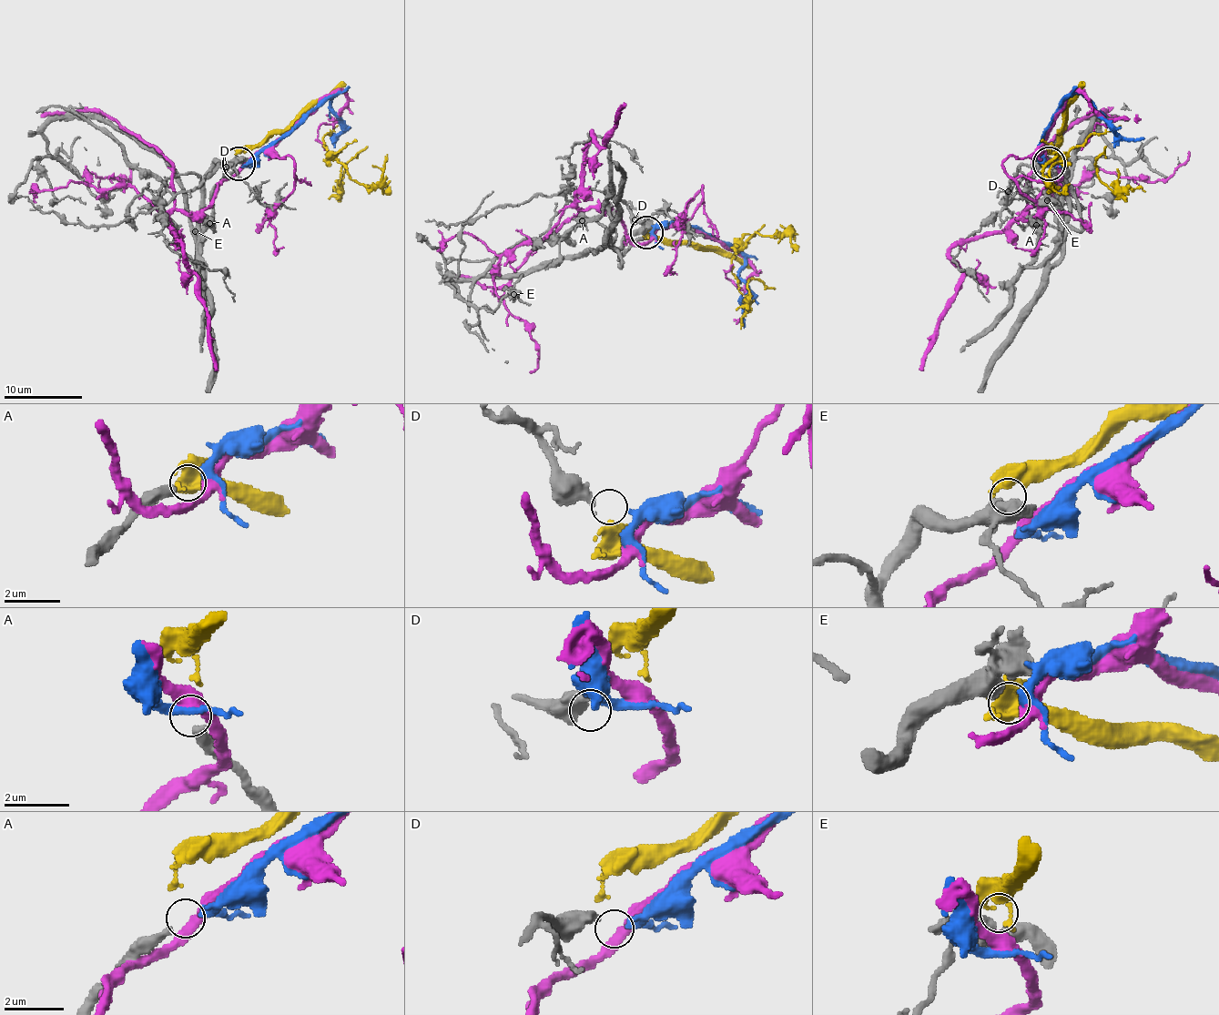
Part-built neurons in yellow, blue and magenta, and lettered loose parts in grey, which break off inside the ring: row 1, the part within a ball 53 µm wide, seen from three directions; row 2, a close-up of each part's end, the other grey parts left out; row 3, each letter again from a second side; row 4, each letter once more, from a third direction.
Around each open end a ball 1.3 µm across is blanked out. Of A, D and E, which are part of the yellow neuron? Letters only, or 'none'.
E

